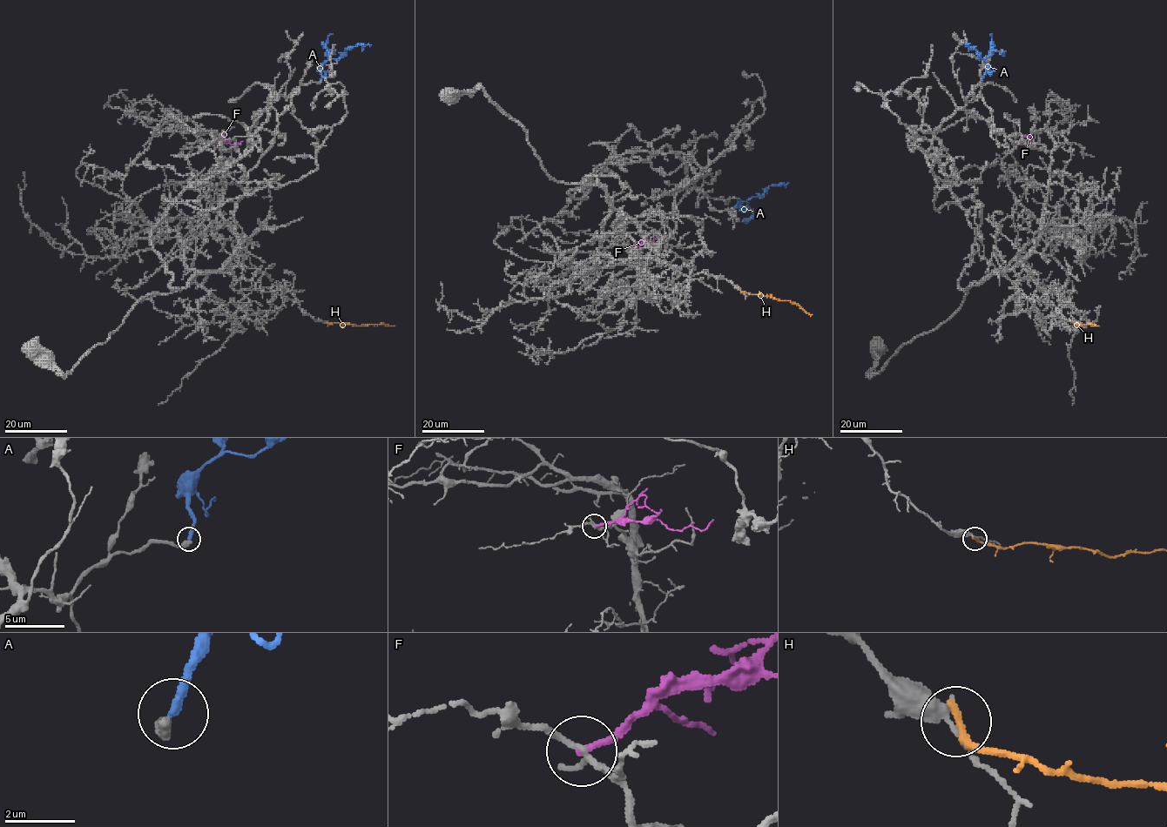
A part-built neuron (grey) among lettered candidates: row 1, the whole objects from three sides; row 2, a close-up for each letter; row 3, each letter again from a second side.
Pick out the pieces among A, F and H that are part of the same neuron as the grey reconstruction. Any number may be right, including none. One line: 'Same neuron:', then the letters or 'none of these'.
Same neuron: none of these

